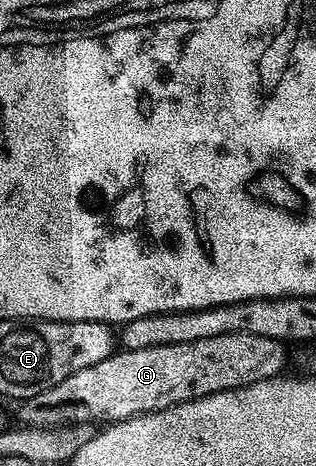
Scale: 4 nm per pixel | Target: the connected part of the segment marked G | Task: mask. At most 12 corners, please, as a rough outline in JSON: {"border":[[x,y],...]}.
{"border":[[247,332],[118,349],[18,405],[22,426],[122,422],[276,378]]}

